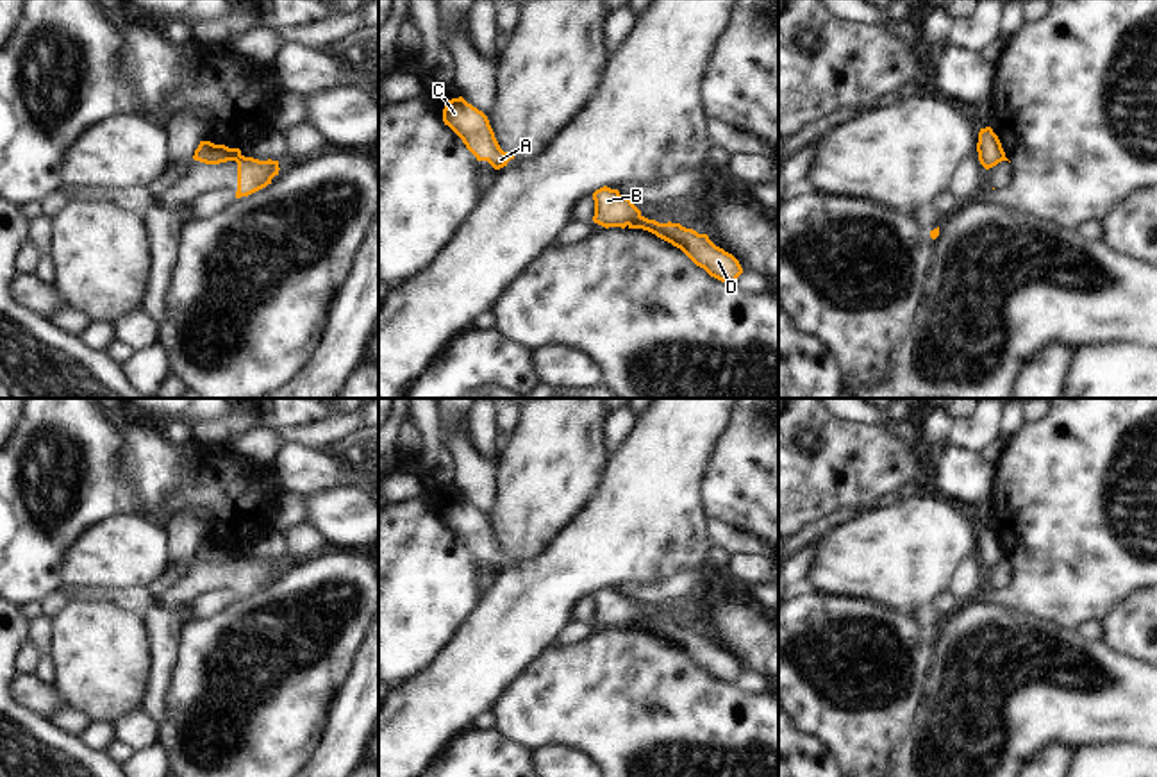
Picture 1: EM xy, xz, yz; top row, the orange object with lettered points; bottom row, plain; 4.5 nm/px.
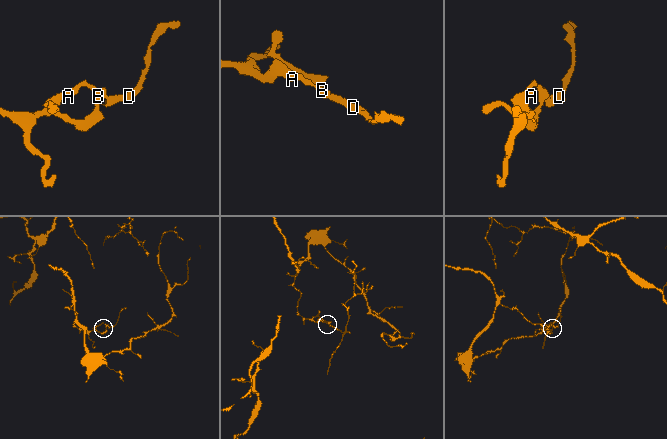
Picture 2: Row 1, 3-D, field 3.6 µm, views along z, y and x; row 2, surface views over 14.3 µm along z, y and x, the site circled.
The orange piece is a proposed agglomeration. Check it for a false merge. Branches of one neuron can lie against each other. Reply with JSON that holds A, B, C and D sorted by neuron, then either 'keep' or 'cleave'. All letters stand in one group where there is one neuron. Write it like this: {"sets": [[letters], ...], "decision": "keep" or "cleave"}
{"sets": [["A", "B", "C"], ["D"]], "decision": "cleave"}

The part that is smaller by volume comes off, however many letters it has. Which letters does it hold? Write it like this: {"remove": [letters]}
{"remove": ["D"]}

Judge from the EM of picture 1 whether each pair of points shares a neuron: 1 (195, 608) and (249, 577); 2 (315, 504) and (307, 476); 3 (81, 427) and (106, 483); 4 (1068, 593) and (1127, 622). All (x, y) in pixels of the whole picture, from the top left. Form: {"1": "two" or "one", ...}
{"1": "two", "2": "two", "3": "one", "4": "two"}

